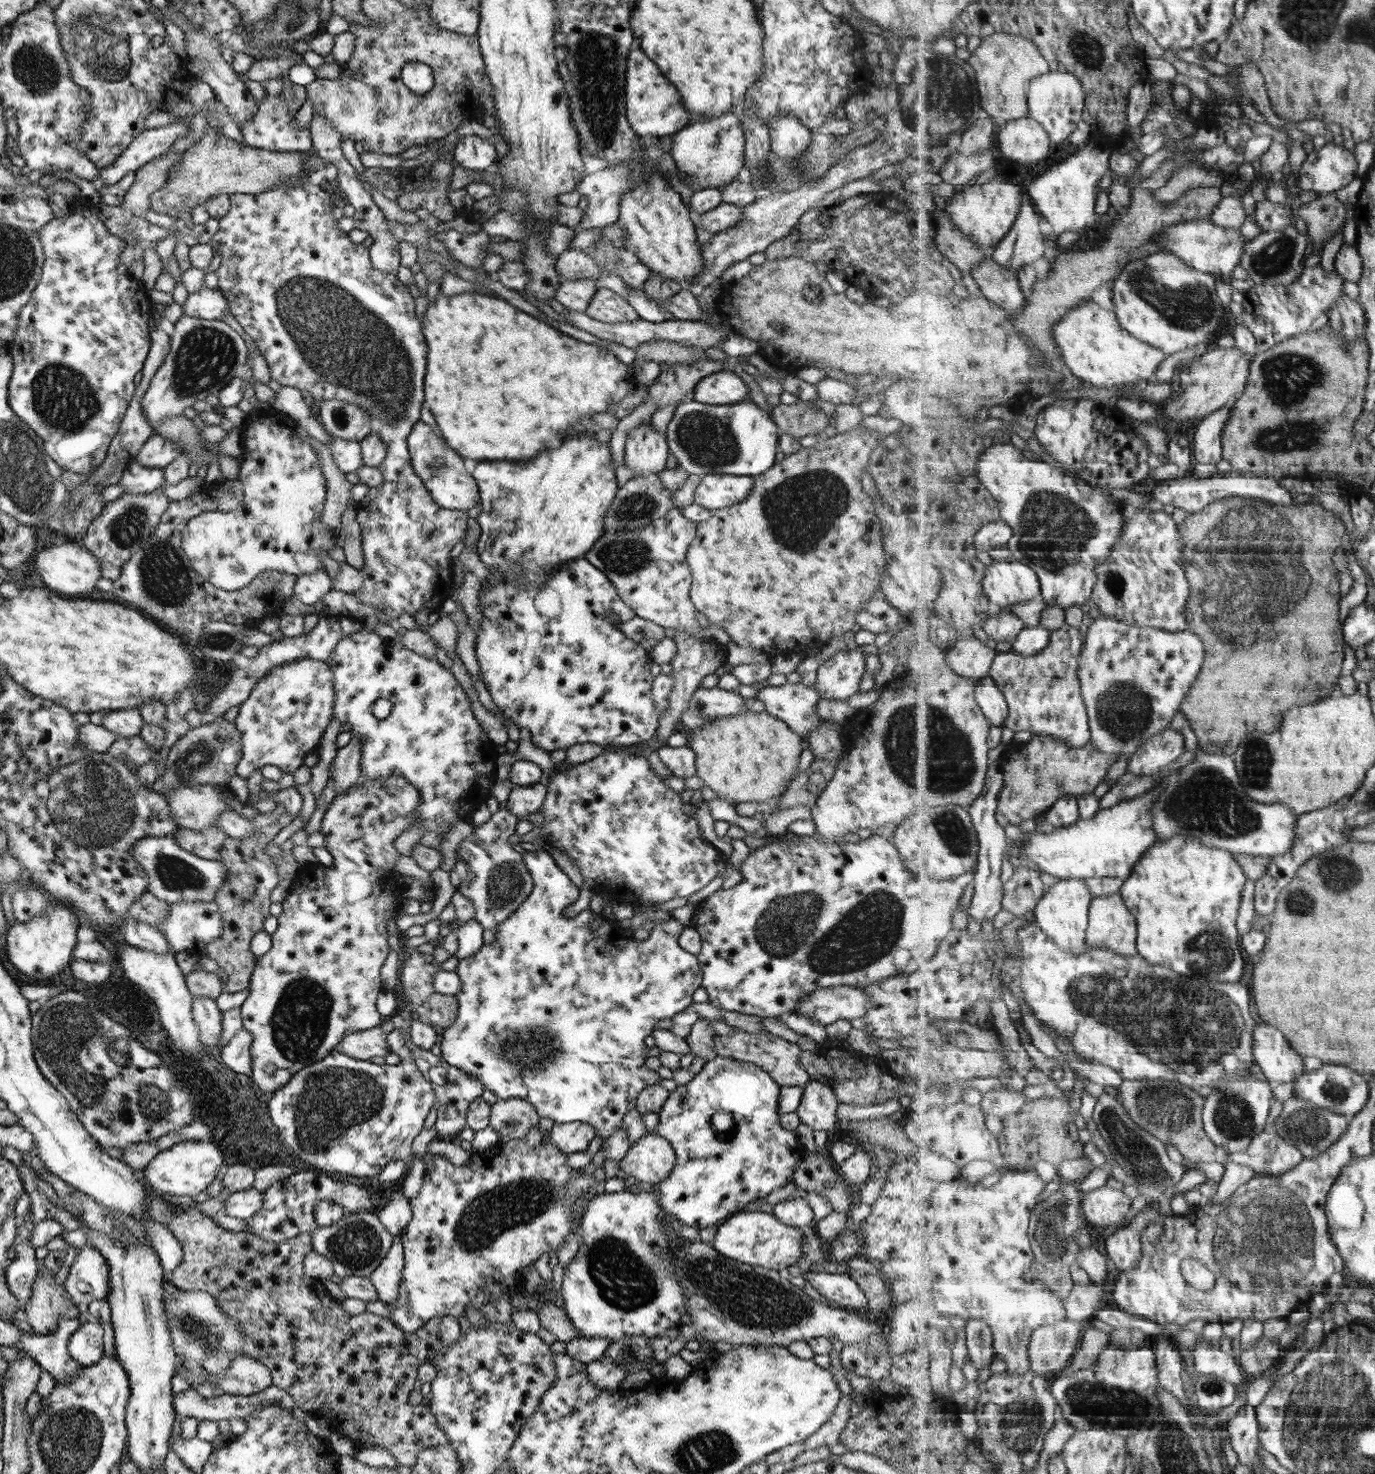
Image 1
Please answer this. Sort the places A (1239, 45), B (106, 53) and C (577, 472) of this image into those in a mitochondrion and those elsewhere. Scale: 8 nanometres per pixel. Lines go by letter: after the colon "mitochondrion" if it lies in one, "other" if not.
A: mitochondrion
B: mitochondrion
C: other

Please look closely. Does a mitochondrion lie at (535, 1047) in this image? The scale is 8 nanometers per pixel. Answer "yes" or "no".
yes

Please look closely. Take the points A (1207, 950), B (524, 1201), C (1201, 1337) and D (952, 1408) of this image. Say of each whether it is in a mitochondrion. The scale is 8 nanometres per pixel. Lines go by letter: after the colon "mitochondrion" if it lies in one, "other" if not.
A: mitochondrion
B: mitochondrion
C: other
D: other

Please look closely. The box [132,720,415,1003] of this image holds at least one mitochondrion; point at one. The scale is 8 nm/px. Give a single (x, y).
(175, 874)

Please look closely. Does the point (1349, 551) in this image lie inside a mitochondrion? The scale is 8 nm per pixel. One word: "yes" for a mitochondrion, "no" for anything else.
no

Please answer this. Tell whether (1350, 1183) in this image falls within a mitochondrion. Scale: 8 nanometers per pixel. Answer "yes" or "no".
no

